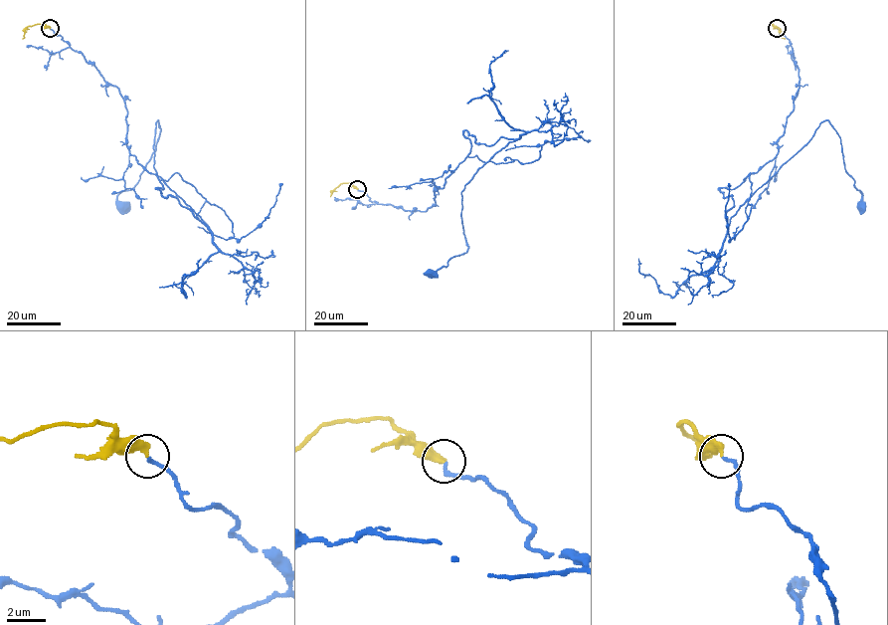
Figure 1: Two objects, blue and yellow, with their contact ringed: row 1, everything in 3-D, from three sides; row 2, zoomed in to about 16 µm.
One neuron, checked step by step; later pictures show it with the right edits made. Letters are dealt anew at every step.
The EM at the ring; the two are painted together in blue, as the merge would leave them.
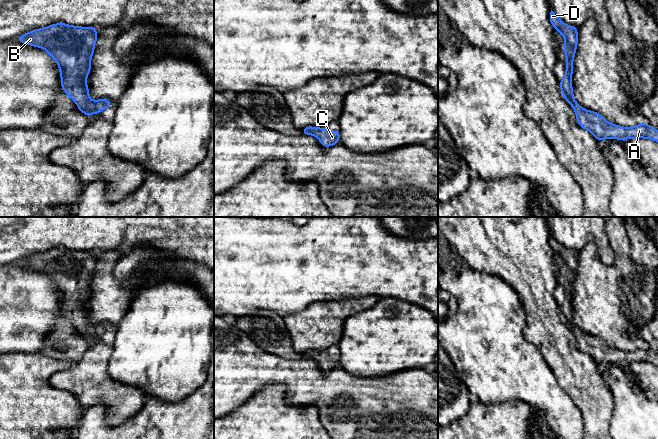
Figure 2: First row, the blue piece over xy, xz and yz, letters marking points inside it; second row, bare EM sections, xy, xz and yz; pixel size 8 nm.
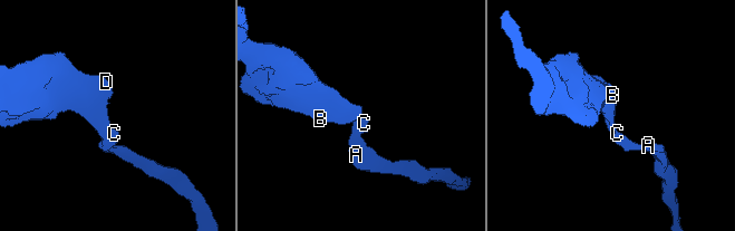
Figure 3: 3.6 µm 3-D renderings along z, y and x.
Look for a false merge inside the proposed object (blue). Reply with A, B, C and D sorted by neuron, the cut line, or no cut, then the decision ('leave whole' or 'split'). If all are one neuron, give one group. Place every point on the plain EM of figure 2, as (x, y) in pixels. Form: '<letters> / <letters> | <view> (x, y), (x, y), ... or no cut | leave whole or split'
A B C D | no cut | leave whole

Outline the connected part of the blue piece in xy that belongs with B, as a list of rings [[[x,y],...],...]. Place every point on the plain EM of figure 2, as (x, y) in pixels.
[[[57,247],[46,252],[40,252],[23,258],[16,262],[17,265],[45,273],[58,287],[61,298],[63,315],[68,318],[77,328],[78,333],[87,341],[94,337],[101,337],[105,332],[111,331],[112,327],[104,322],[93,325],[89,322],[88,309],[85,304],[90,297],[90,285],[97,264],[96,251],[78,251],[64,247]]]

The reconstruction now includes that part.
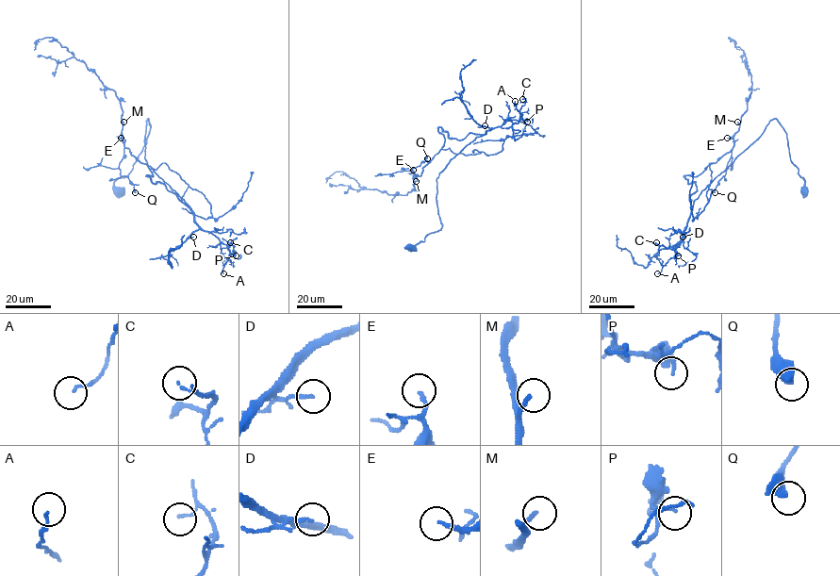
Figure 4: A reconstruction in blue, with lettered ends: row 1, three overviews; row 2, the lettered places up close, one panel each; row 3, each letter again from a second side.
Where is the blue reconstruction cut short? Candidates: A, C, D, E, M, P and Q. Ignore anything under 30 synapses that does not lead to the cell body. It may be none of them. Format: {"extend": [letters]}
{"extend": ["M"]}

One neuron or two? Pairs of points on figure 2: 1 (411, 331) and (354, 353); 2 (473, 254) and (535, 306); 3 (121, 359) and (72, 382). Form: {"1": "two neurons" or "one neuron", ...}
{"1": "one neuron", "2": "one neuron", "3": "two neurons"}

